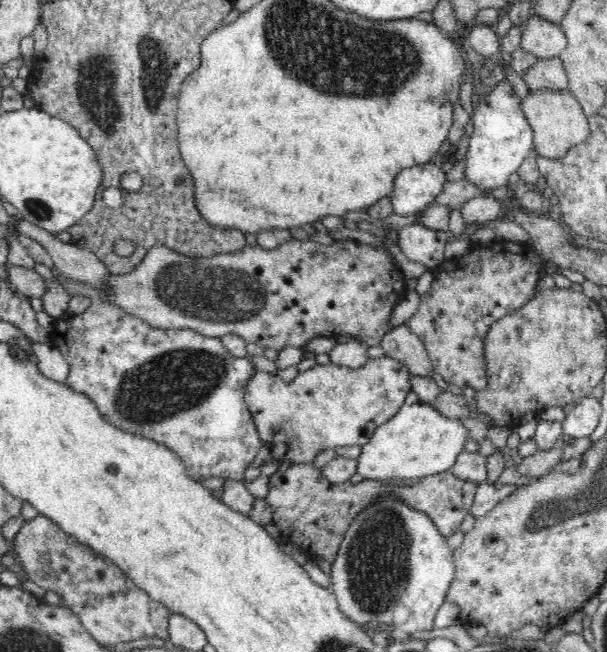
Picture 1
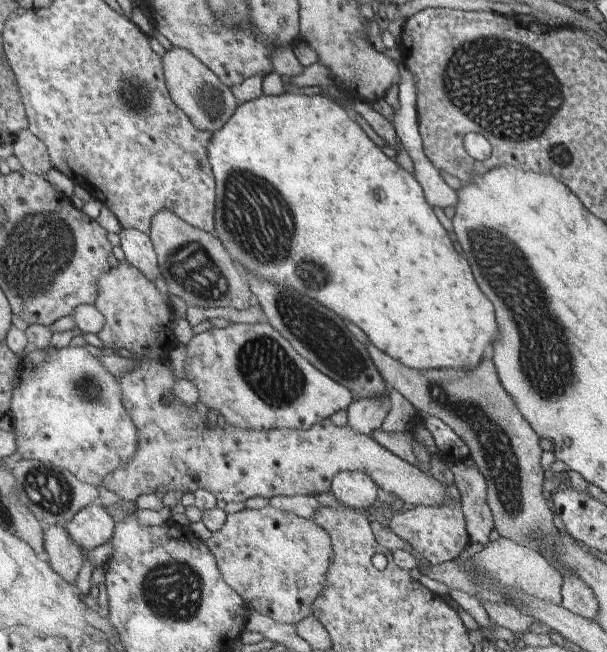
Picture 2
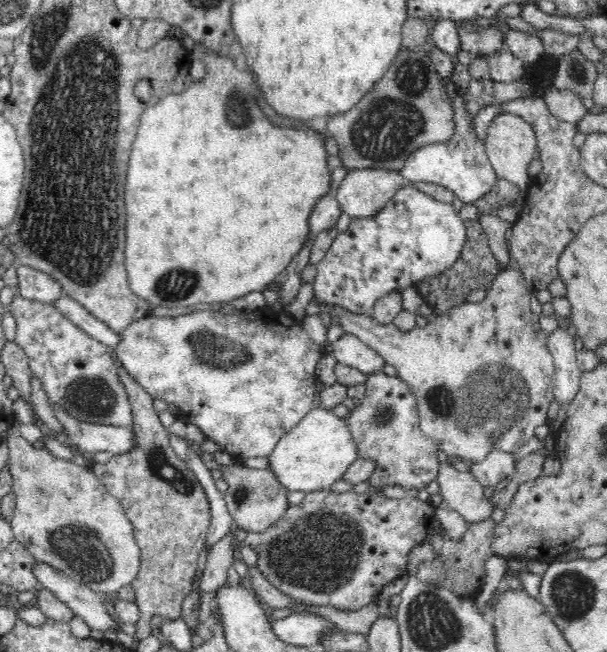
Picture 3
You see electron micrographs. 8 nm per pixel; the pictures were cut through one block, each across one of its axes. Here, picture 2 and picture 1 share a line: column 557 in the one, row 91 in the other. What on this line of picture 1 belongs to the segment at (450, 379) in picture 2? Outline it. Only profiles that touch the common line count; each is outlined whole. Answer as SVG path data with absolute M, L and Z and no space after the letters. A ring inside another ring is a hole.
M559 57L539 59L526 70L523 79L532 92L537 92L539 89L564 90L567 88L566 71Z

